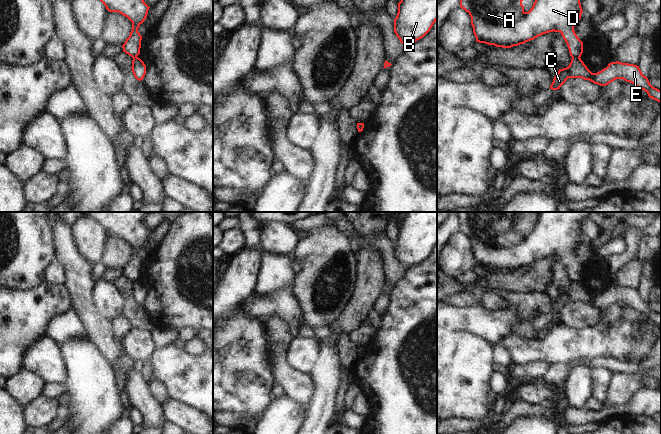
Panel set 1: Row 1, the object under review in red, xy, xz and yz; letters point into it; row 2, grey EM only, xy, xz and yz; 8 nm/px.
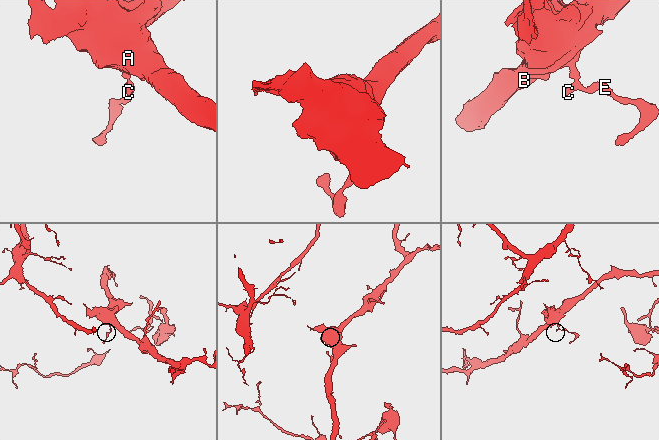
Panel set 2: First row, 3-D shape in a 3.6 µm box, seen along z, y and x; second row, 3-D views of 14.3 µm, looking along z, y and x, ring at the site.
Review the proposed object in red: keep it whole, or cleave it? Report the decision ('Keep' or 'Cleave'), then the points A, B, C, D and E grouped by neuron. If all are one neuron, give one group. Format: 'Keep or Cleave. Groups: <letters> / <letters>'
Cleave. Groups: A B D / C E.

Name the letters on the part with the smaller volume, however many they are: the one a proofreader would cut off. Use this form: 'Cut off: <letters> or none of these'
Cut off: C, E.

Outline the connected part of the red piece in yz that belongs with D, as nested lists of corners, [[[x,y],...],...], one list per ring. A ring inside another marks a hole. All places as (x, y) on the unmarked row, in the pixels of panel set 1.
[[[457,212],[460,231],[469,237],[476,266],[511,272],[534,264],[549,256],[560,256],[571,281],[581,281],[583,266],[574,255],[583,236],[580,223],[591,212]],[[535,224],[532,232],[524,235],[522,225]]]

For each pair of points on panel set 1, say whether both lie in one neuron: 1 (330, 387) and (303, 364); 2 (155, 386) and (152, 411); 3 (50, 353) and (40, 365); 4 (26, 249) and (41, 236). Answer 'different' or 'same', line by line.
1: different
2: different
3: same
4: same

